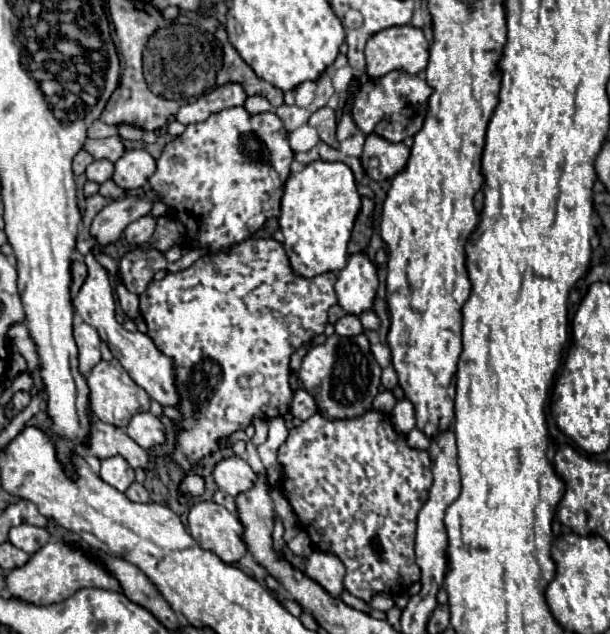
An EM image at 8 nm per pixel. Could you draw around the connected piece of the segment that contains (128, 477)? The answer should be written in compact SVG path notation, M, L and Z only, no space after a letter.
M114 455L114 457L102 459L100 477L102 477L102 481L116 487L118 491L126 491L130 487L130 483L134 481L134 469L130 467L130 463L124 457Z

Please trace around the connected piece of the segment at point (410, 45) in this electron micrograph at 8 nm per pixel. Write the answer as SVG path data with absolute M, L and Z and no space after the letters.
M412 25L384 29L384 31L376 33L374 37L370 37L370 41L366 43L366 49L364 49L366 73L372 79L378 79L380 75L386 75L388 71L394 71L394 69L416 75L416 73L424 71L428 65L428 47L430 47L430 43L426 41L422 29L416 29Z

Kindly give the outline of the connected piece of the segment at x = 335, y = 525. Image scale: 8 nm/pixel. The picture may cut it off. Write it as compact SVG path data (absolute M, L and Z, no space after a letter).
M366 411L354 419L330 421L316 413L300 427L290 429L284 445L278 449L278 461L284 473L284 497L294 507L314 547L340 557L346 567L344 587L348 593L368 603L376 593L404 593L420 579L414 557L414 537L416 515L432 487L430 455L428 451L408 447L406 439L394 431L388 415Z

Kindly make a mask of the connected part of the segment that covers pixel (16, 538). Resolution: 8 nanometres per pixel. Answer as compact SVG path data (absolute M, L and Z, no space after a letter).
M24 523L20 527L12 527L12 531L10 531L10 543L30 555L36 553L42 545L46 545L48 539L50 539L50 533L44 527L36 527L36 525L28 525L28 523Z

